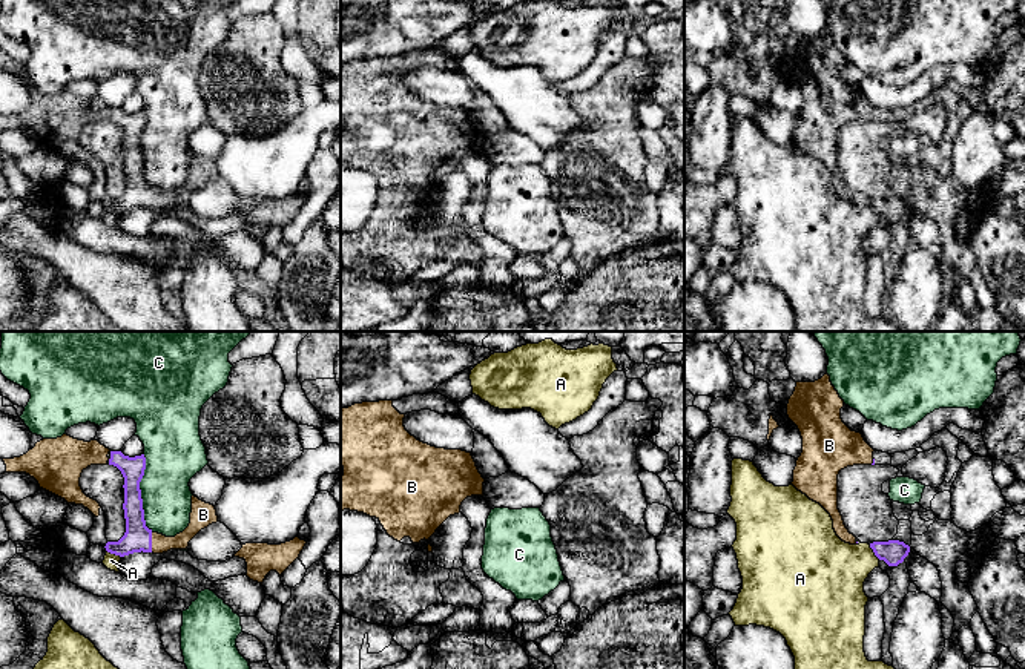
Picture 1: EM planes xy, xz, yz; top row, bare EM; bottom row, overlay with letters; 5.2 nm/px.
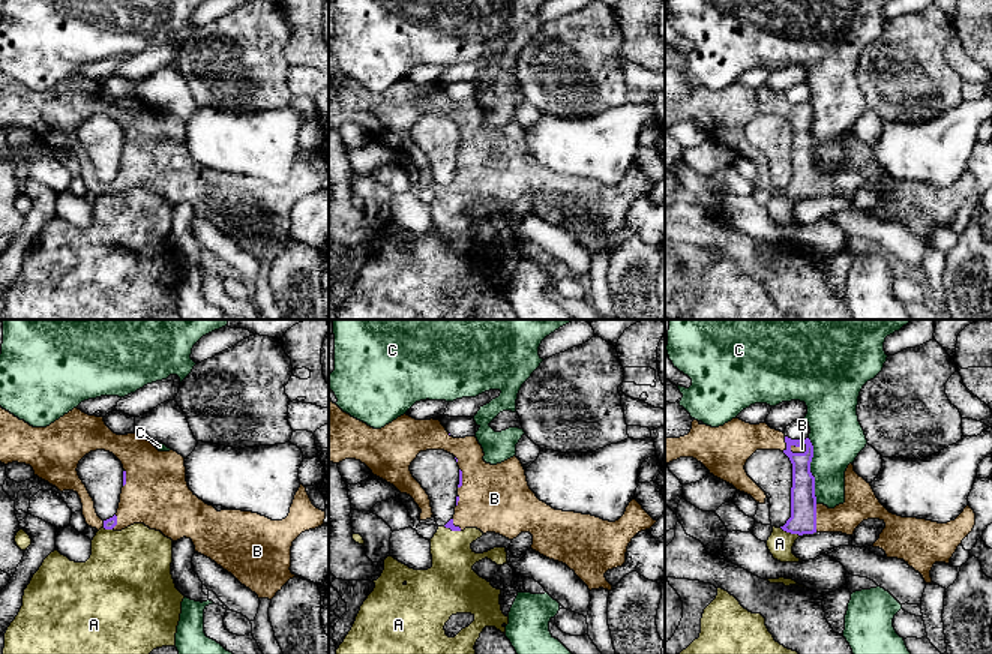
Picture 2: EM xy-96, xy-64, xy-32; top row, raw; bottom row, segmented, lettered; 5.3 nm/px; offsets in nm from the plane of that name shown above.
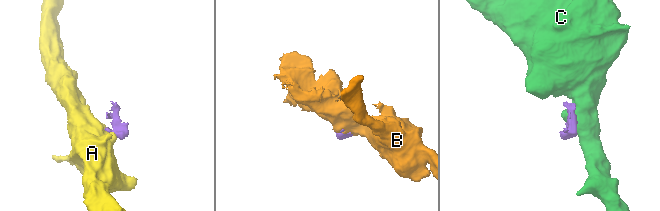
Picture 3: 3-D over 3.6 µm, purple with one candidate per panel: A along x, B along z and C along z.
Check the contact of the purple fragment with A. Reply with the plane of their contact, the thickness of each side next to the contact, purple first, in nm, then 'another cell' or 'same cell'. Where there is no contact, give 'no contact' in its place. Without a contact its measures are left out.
xy | 140/80 nm | another cell

